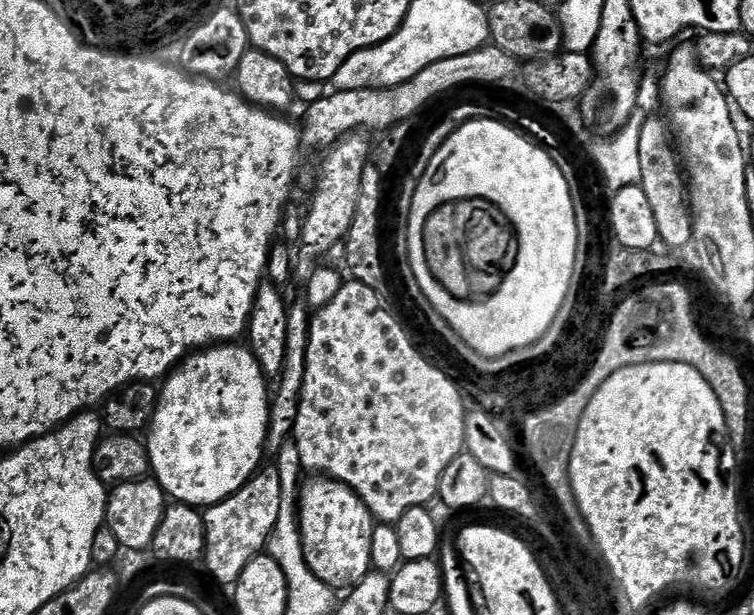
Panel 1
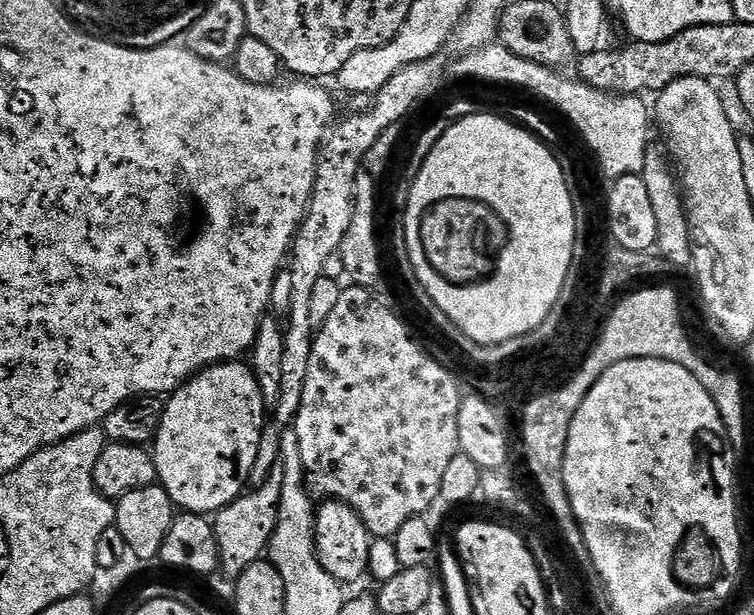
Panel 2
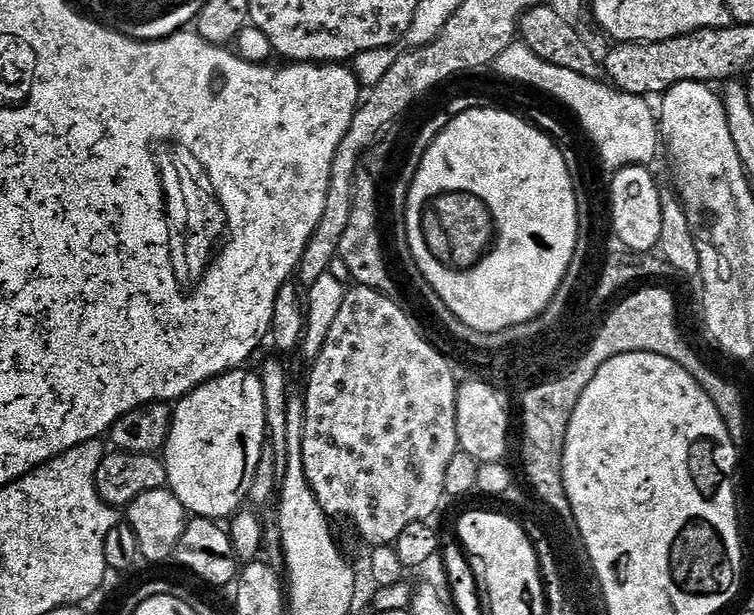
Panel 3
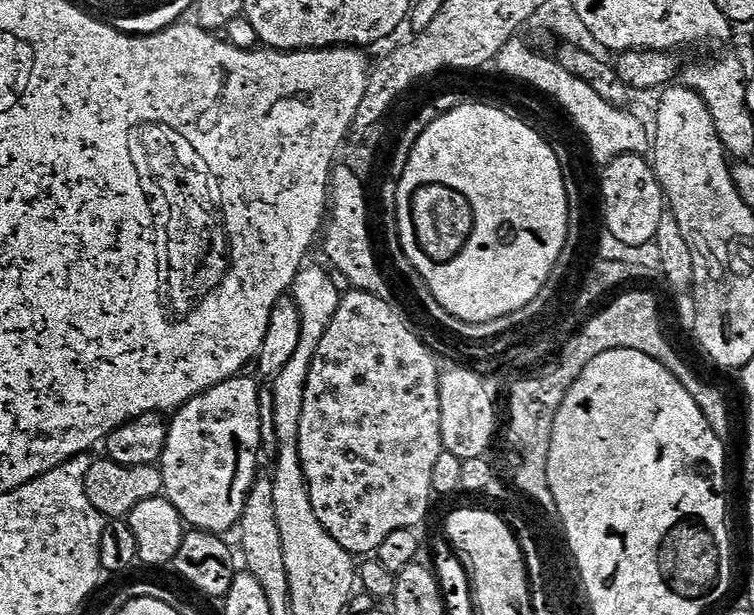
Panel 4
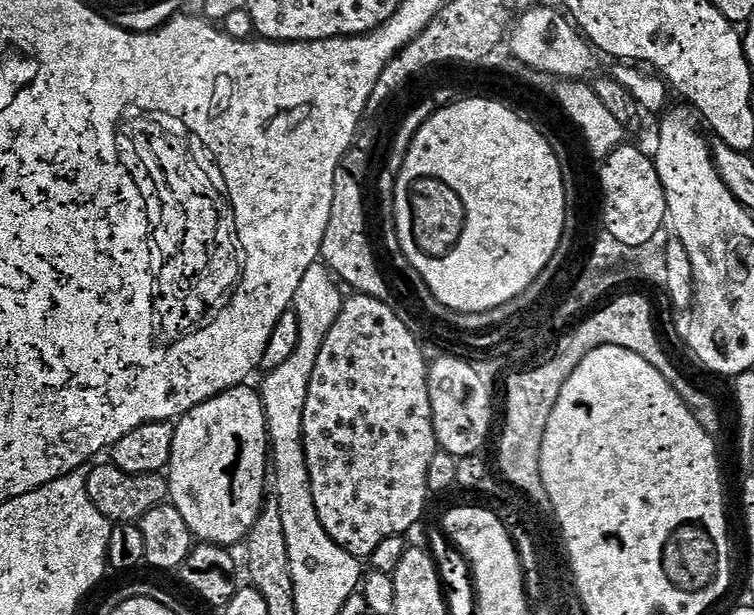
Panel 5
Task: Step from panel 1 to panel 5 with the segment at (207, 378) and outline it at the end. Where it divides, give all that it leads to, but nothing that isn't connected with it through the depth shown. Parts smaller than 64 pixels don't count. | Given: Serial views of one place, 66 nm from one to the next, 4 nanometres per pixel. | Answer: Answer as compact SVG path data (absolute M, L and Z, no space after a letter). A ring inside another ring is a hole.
M255 387L231 388L190 410L175 421L172 457L166 469L168 495L173 508L186 518L197 541L233 546L255 528L265 507L264 487L270 484L270 439L264 401Z

